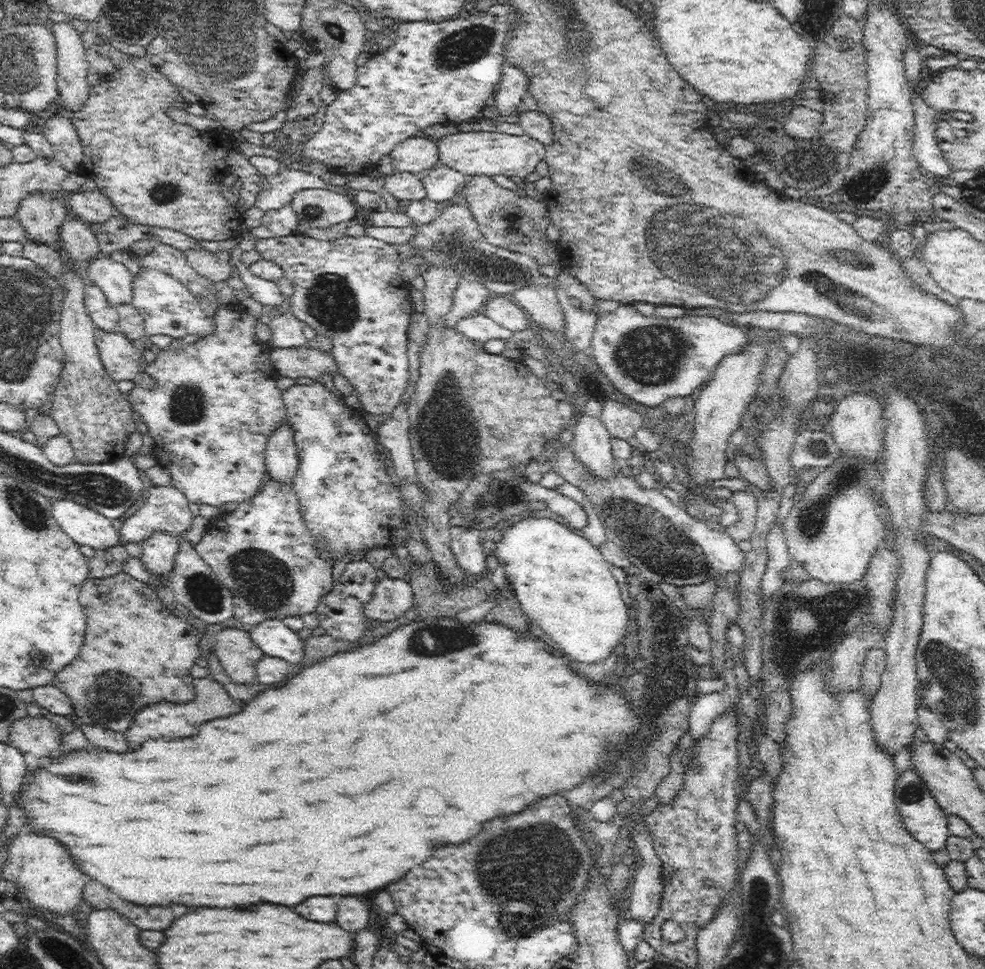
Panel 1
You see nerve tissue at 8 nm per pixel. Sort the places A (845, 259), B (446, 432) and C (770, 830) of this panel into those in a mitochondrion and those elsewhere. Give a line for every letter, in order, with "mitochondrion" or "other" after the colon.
A: mitochondrion
B: mitochondrion
C: other

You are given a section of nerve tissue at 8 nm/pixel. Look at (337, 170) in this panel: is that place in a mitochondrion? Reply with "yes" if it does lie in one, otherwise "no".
no

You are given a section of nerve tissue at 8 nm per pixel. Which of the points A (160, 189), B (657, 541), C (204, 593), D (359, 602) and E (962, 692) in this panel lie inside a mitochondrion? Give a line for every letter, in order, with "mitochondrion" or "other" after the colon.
A: mitochondrion
B: mitochondrion
C: mitochondrion
D: other
E: mitochondrion

